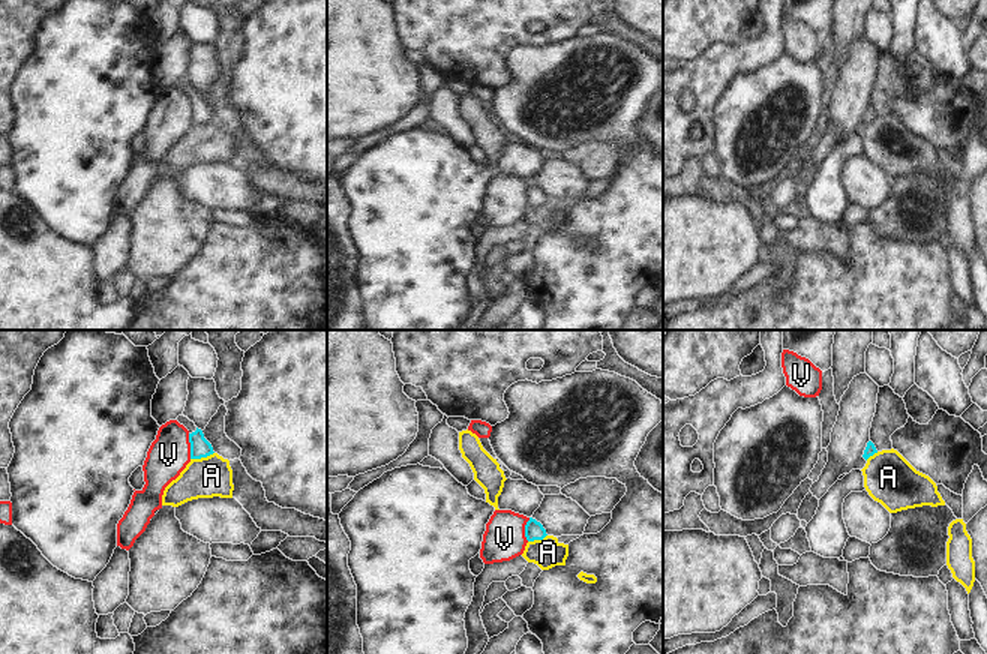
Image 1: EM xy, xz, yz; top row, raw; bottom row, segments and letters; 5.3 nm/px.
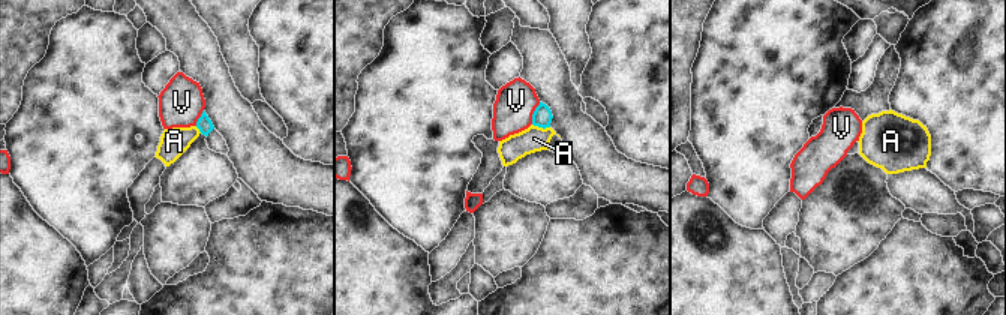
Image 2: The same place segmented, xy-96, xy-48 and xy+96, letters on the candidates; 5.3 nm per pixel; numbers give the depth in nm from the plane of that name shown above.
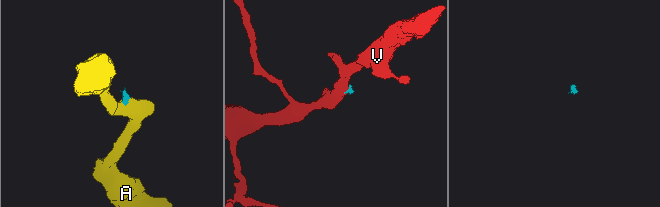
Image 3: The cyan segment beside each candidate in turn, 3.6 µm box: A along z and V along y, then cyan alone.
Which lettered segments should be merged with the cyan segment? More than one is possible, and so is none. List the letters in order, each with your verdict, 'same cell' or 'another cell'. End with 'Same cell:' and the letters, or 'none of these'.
A: another cell
V: another cell
Same cell: none of these

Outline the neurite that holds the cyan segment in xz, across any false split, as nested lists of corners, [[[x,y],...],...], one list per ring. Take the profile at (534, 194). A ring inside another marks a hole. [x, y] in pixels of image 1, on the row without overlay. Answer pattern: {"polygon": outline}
{"polygon": [[[530,182],[530,184],[525,189],[525,201],[528,206],[534,206],[534,204],[543,204],[546,201],[546,194],[543,192],[543,189],[540,186],[537,186],[536,183]]]}

